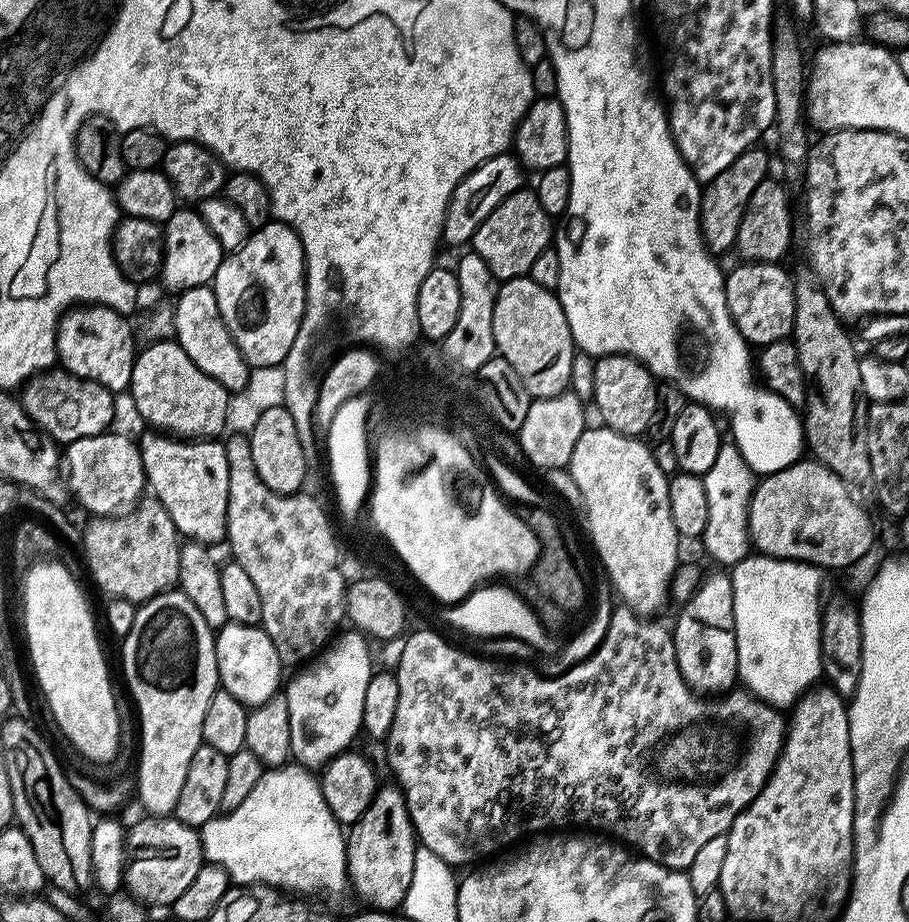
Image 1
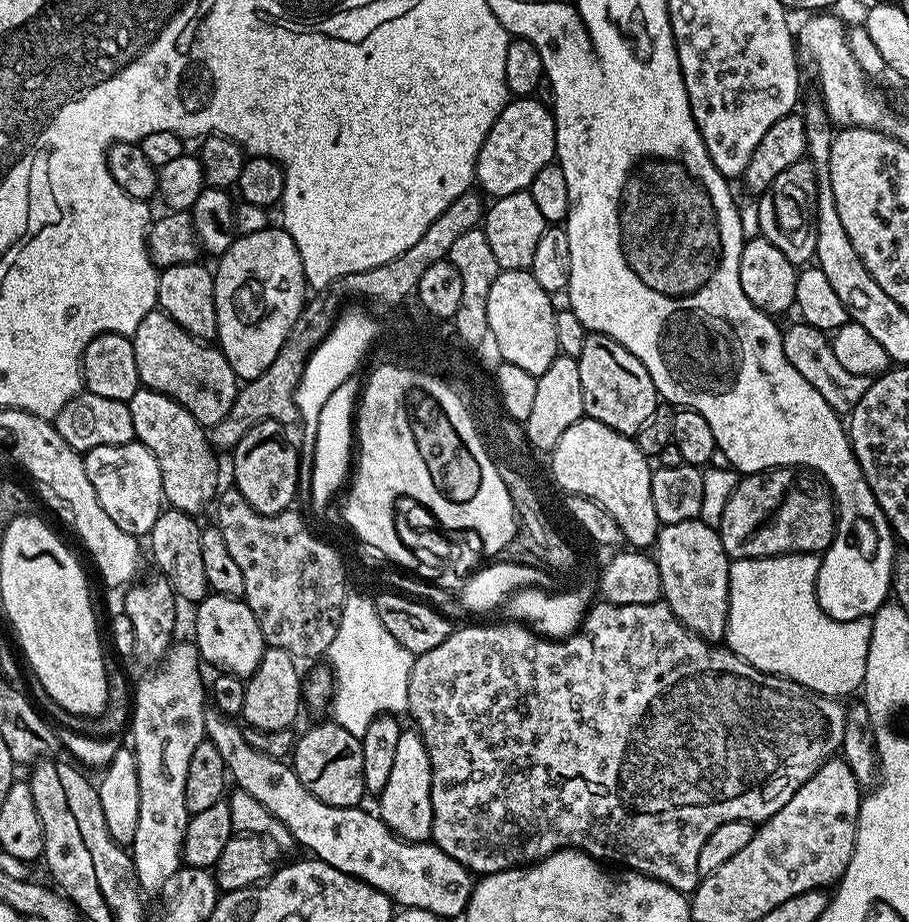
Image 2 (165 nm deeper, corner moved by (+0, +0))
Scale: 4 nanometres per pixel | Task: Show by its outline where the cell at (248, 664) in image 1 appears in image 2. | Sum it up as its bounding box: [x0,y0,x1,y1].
[194,594,265,678]

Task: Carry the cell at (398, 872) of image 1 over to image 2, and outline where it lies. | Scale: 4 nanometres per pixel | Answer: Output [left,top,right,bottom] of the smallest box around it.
[378,730,432,841]

